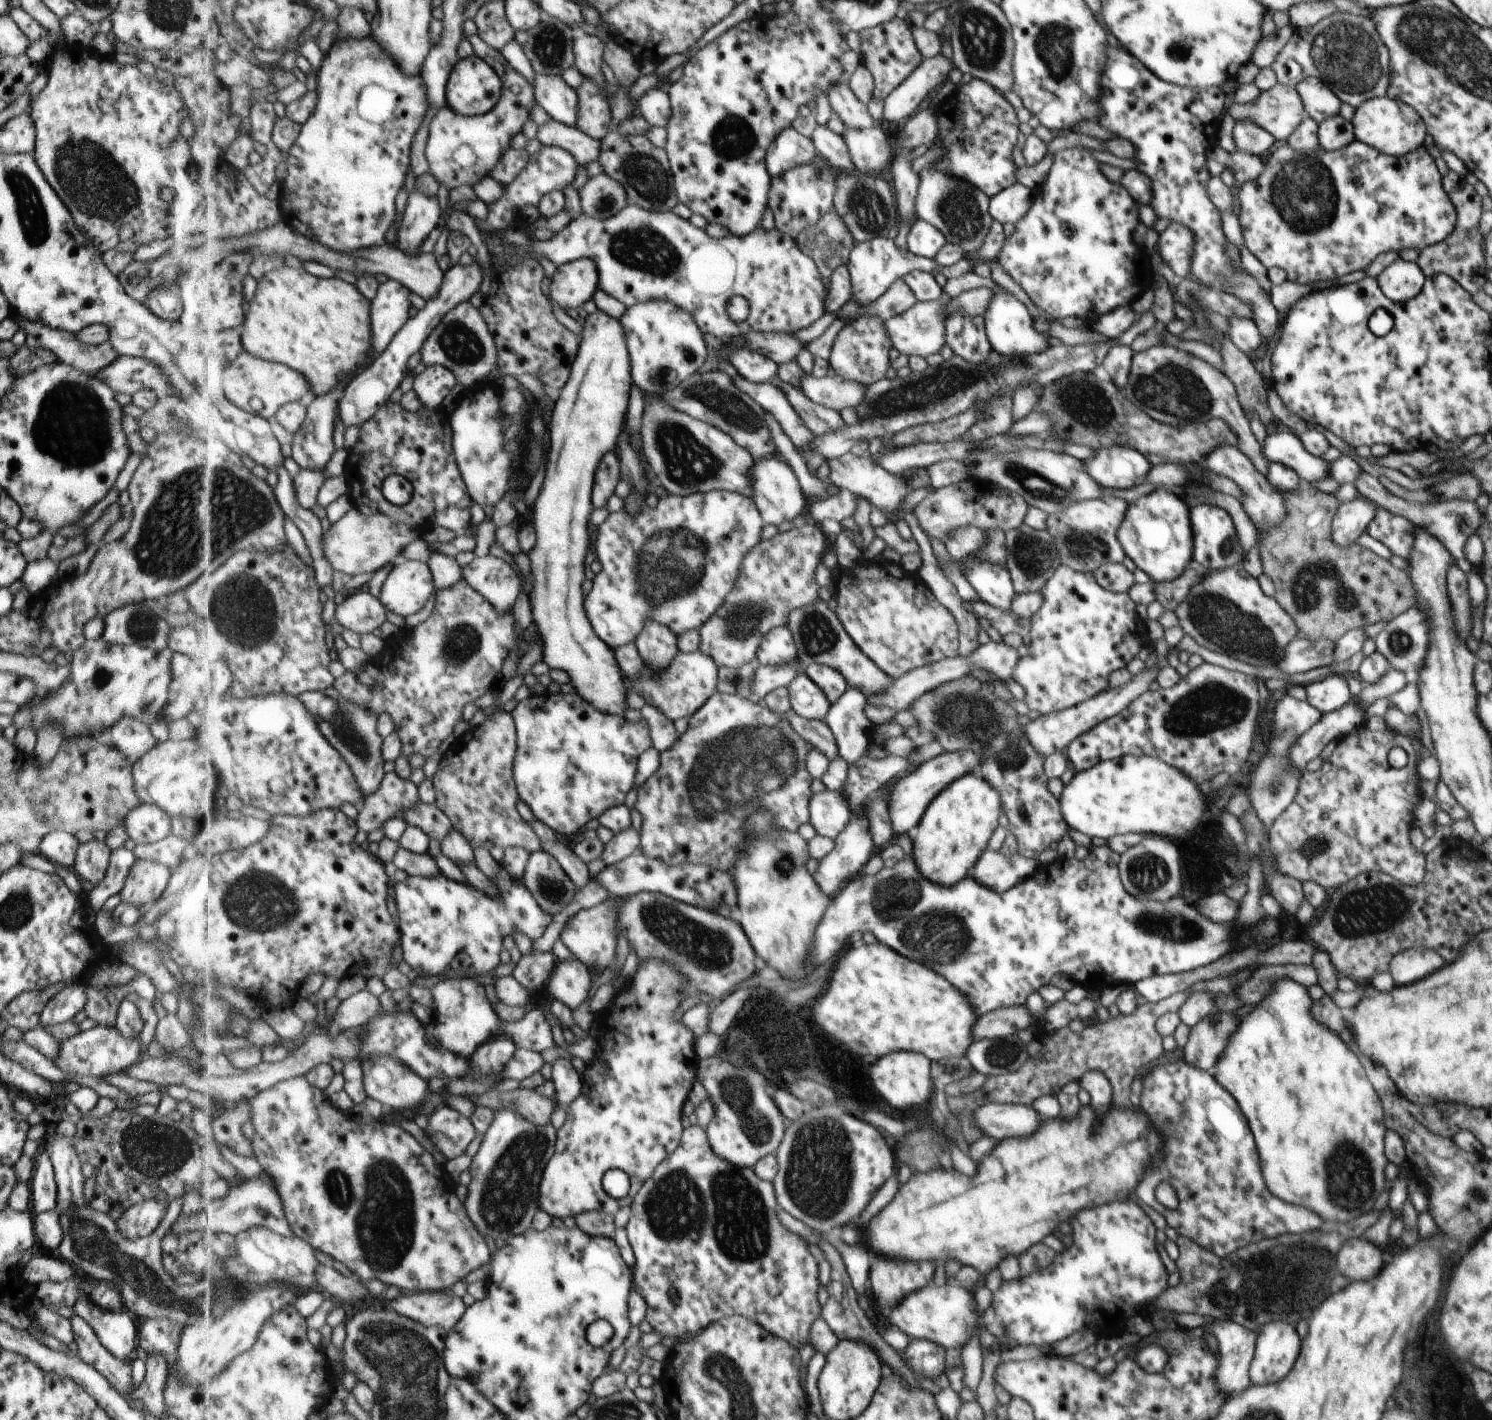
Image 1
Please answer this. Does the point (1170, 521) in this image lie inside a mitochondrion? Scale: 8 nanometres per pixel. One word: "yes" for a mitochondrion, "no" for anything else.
no

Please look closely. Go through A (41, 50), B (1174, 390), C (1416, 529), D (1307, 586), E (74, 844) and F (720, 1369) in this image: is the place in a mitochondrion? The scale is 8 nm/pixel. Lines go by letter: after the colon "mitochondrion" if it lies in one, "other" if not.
A: other
B: mitochondrion
C: other
D: mitochondrion
E: other
F: mitochondrion

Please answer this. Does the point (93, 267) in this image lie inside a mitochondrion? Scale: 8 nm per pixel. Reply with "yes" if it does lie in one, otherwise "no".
no

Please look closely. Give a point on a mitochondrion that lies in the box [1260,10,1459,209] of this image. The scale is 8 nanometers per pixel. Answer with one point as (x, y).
(1347, 54)

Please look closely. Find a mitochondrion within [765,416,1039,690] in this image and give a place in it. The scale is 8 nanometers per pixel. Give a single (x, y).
(819, 637)

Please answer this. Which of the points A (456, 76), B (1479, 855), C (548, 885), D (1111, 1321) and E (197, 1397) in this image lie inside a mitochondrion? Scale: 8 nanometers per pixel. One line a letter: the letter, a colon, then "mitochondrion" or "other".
A: other
B: other
C: mitochondrion
D: other
E: other

